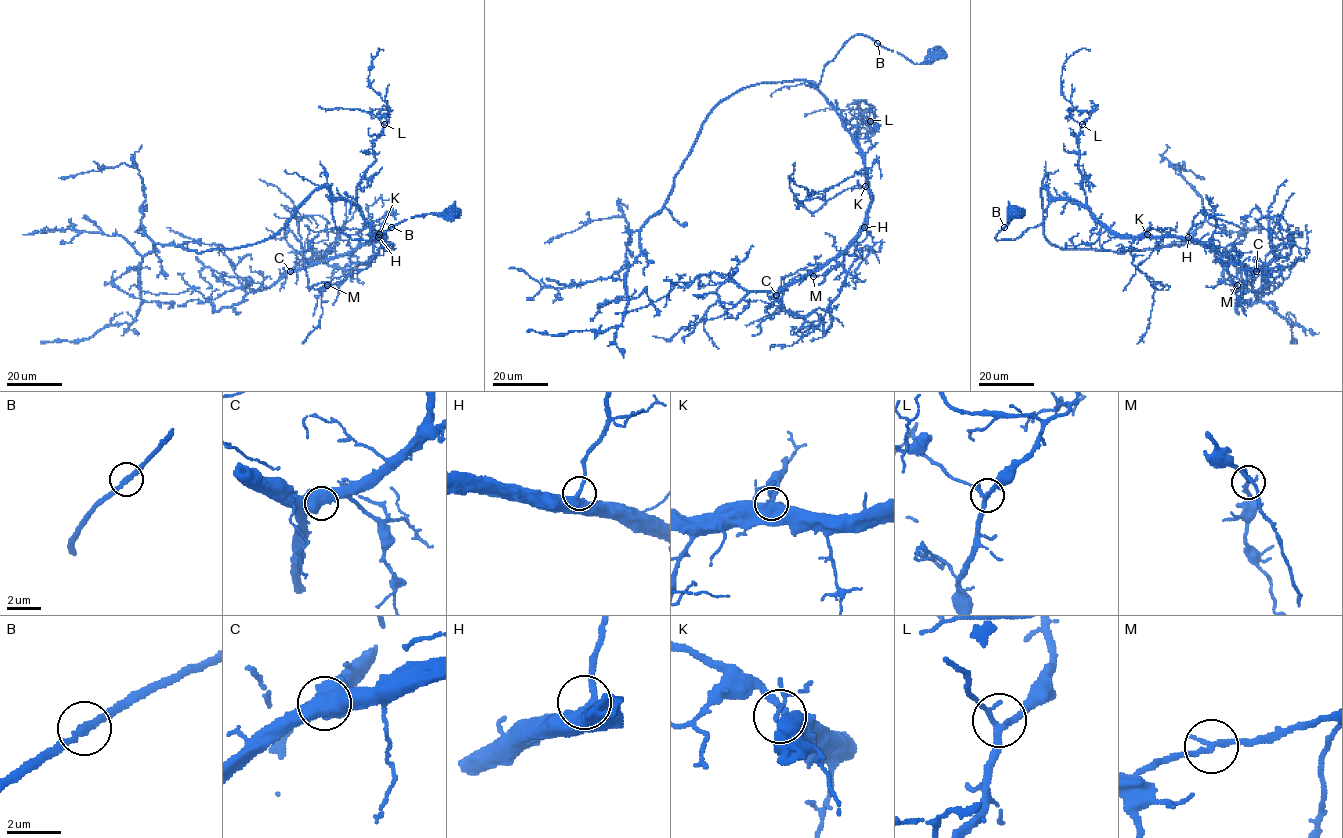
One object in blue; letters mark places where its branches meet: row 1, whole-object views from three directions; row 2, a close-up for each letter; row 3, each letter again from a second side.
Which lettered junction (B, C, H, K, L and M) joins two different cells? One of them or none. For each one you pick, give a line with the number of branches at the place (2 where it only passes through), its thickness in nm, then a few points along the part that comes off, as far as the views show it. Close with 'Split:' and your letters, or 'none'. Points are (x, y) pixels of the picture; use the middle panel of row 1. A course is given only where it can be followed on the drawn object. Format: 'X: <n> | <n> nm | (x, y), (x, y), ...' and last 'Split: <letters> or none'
Split: none

